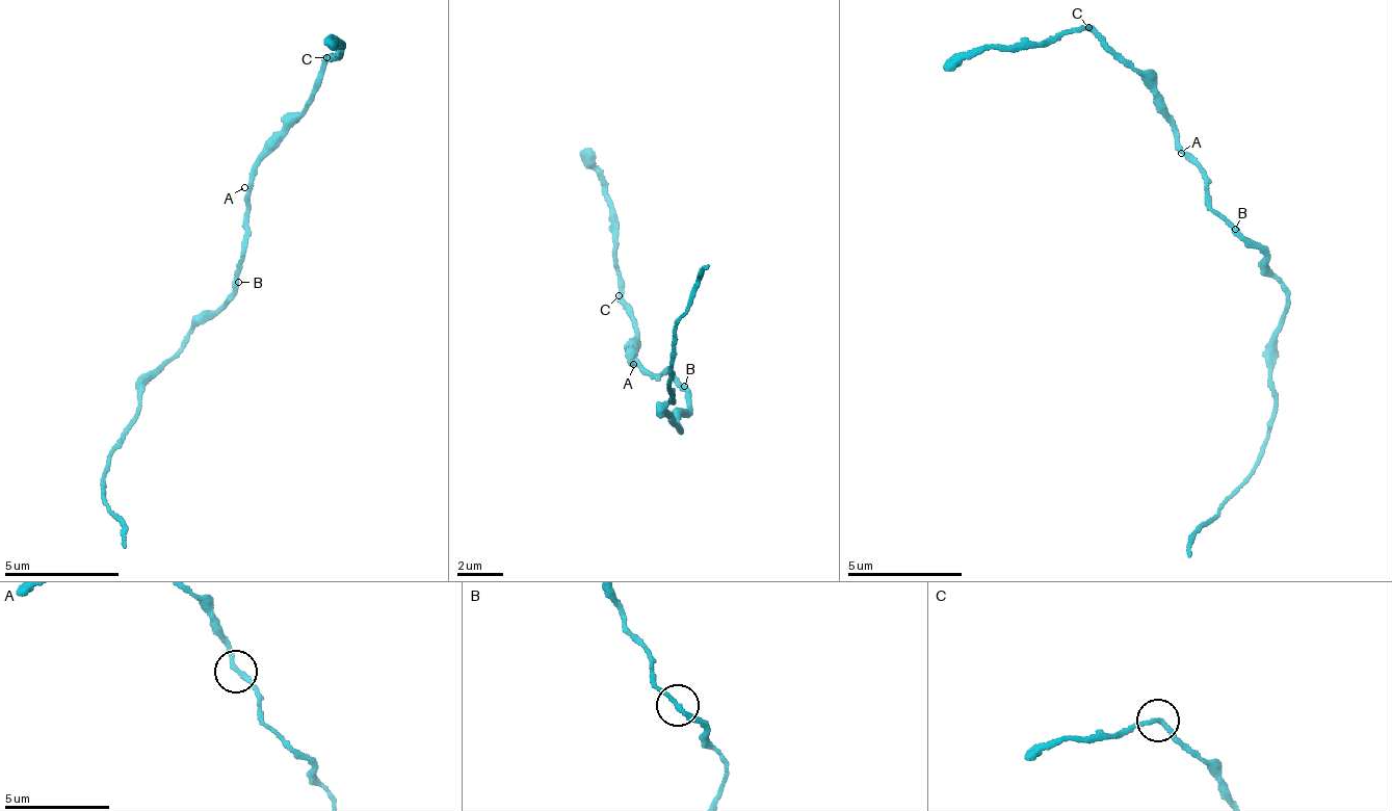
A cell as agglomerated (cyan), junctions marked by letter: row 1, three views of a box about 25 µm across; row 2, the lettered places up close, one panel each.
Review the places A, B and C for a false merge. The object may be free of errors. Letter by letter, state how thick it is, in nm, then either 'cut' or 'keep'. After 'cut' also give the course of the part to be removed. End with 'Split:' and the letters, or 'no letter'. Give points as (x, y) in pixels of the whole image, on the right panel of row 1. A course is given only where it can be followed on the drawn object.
A: 200 nm thick; keep
B: 200 nm thick; keep
C: 200 nm thick; keep
Split: no letter

